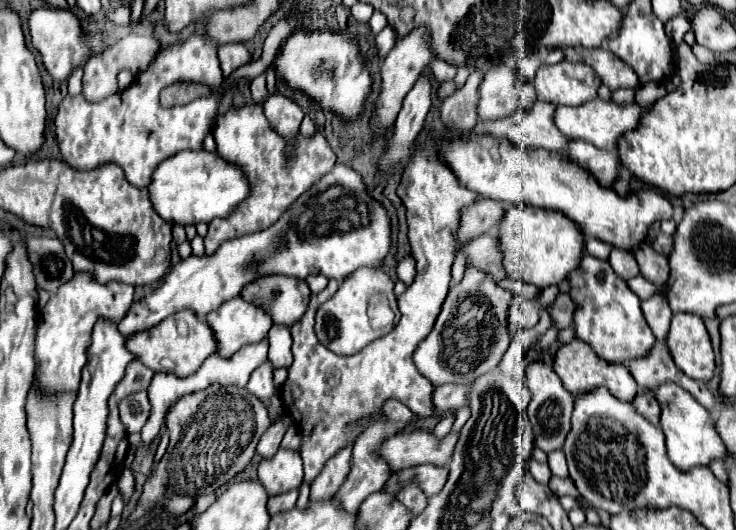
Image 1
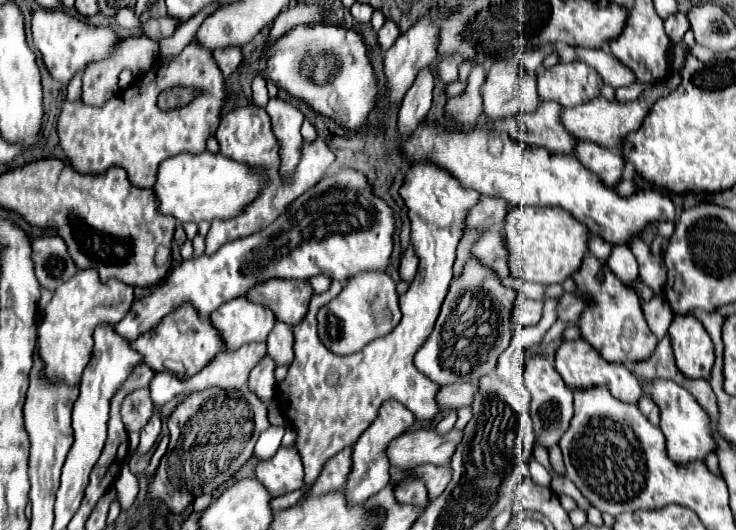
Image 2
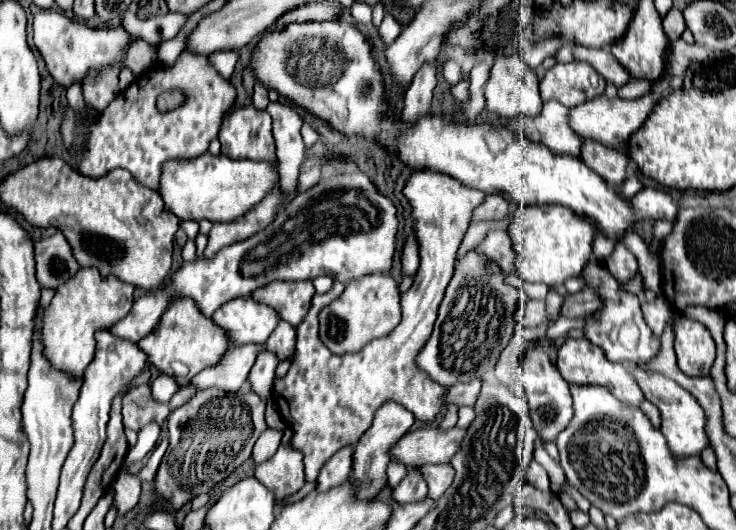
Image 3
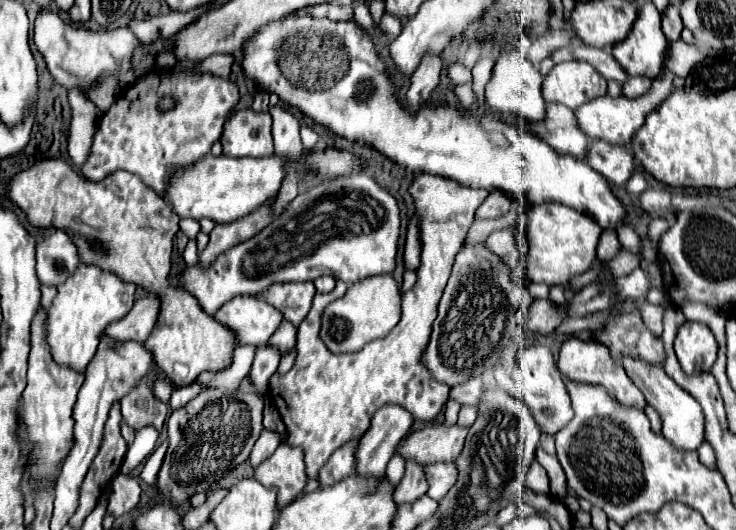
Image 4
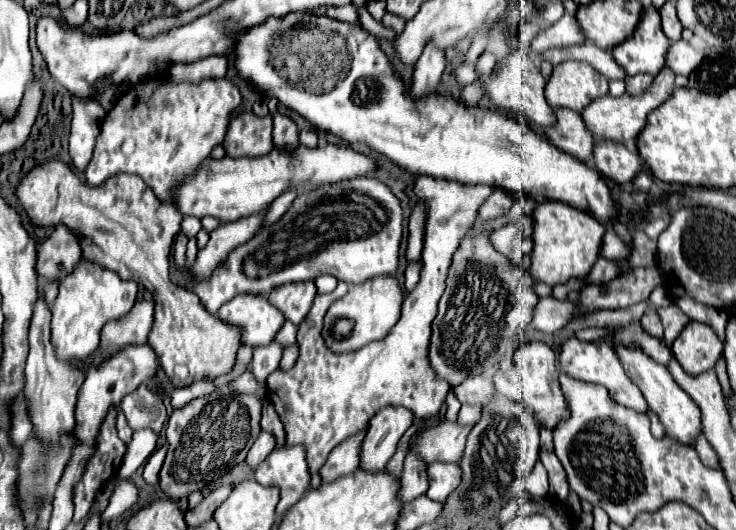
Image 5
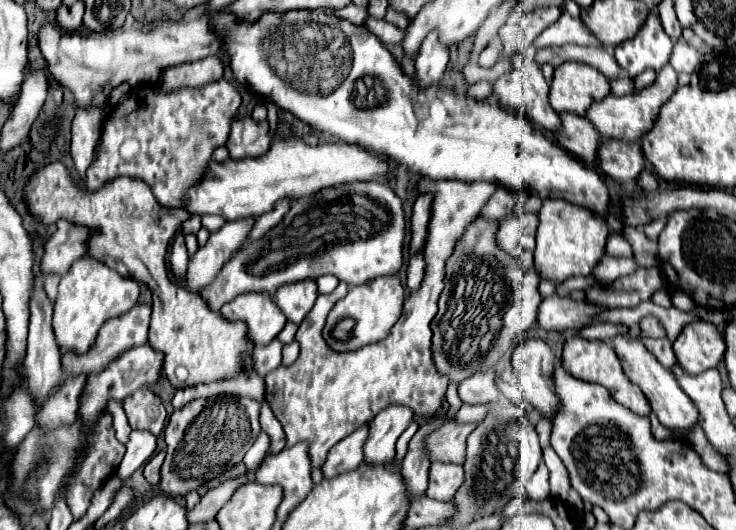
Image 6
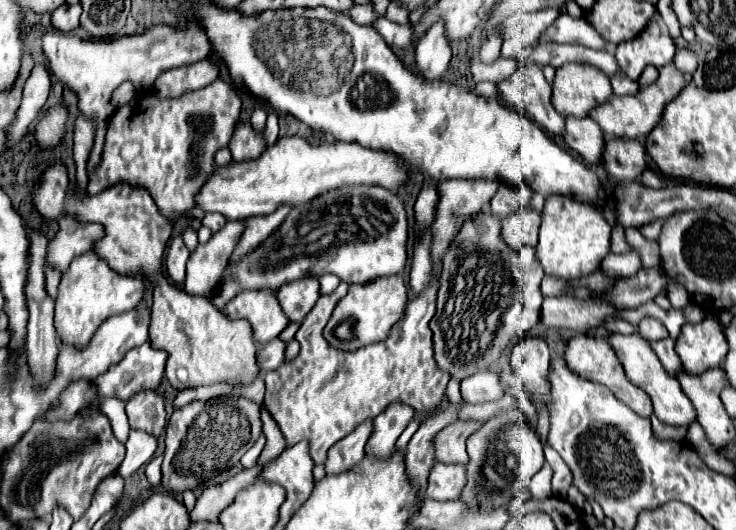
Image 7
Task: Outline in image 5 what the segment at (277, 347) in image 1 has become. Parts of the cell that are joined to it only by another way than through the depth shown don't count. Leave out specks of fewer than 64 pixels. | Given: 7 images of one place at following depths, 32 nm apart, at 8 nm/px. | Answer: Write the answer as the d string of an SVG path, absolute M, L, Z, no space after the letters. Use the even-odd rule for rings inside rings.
M286 320L284 328L282 328L280 332L276 332L276 342L278 342L282 348L288 348L288 346L296 344L296 326Z

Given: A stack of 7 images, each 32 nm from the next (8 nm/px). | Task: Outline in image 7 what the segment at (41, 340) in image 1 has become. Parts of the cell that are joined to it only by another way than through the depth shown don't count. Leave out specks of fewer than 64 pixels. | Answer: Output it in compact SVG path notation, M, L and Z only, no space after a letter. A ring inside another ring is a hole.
M86 252L84 256L78 256L70 264L68 272L62 274L58 286L54 328L60 342L76 348L86 348L94 336L94 330L98 330L98 326L106 318L136 308L142 300L142 294L144 294L144 280L140 276L118 274L116 270L108 268L108 264L102 258L98 258L94 252Z

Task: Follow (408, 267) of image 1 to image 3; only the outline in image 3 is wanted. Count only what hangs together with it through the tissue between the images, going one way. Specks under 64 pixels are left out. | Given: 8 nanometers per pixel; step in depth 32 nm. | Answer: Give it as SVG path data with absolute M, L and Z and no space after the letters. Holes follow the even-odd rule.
M410 234L404 252L402 252L402 276L414 276L418 270L418 246L414 240L414 234Z

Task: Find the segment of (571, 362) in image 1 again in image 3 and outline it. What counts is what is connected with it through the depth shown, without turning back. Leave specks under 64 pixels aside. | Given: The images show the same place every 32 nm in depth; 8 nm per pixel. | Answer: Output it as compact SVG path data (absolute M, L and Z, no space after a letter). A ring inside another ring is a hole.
M568 338L556 356L556 368L562 374L562 378L568 384L580 384L580 386L606 386L620 402L624 404L632 404L632 406L640 406L640 402L644 400L644 394L640 390L640 386L636 384L634 376L624 368L624 364L620 362L610 362L606 360L604 352L600 348L596 348L594 344L588 344L588 340L572 340Z

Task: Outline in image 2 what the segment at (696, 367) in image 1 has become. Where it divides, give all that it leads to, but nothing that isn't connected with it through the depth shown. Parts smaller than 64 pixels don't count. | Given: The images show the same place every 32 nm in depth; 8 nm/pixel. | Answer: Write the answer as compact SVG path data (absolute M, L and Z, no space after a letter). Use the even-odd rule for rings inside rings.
M676 314L668 334L680 372L688 378L708 380L714 366L714 346L702 322L692 314Z

